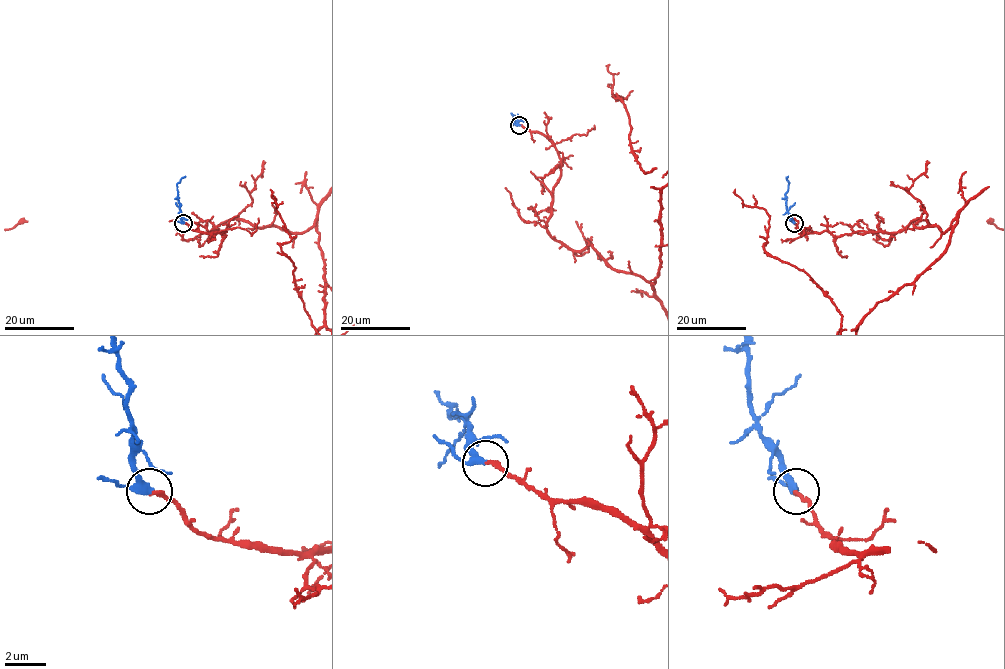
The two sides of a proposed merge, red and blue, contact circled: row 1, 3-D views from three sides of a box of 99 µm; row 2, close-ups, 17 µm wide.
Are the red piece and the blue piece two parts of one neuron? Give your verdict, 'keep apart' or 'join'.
join

